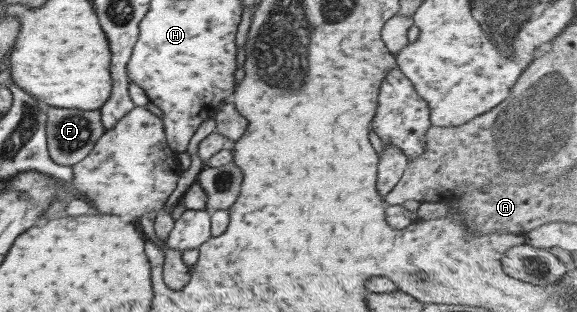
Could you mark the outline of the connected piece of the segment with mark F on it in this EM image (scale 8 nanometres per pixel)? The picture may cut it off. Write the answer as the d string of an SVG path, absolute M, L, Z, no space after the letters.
M48 107L46 109L46 135L49 156L58 165L73 166L82 161L105 132L100 110L82 111Z

